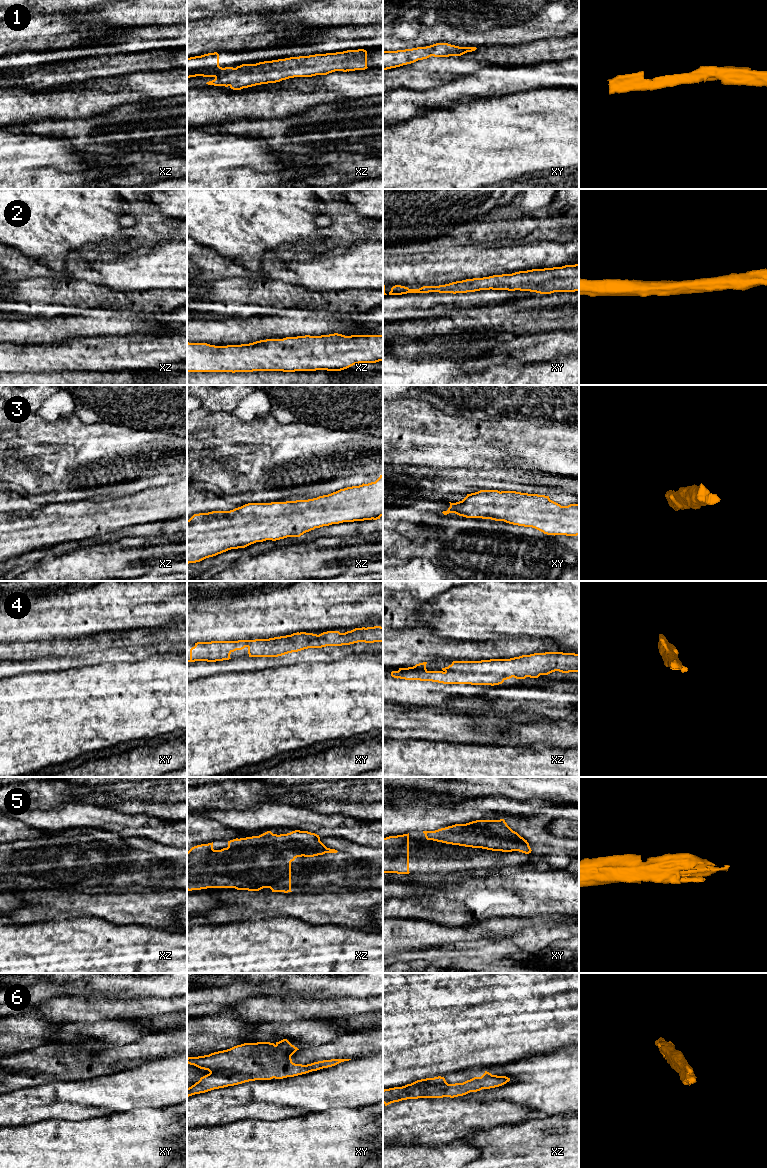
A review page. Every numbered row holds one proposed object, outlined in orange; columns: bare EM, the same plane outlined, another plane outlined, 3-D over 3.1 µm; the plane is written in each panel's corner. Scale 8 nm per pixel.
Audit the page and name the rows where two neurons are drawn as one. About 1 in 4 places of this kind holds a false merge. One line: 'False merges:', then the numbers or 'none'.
False merges: none

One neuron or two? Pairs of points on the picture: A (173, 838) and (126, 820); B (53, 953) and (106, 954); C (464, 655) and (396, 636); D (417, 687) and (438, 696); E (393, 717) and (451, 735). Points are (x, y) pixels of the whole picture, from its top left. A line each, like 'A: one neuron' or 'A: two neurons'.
A: one neuron
B: one neuron
C: one neuron
D: one neuron
E: one neuron

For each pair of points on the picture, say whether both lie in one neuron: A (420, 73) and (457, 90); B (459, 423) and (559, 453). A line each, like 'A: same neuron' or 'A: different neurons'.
A: different neurons
B: same neuron

